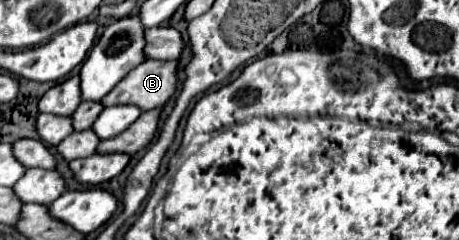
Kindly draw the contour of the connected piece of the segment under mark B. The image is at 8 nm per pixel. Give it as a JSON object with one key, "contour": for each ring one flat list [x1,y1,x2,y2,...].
{"contour":[[146,60,142,62,138,68,134,68,134,72,130,72,130,76,122,78,122,84,116,84,106,98,100,100,102,106,118,106,118,104,134,104,138,108,142,108,142,112,154,110,158,106,162,106,176,90,176,60]]}

